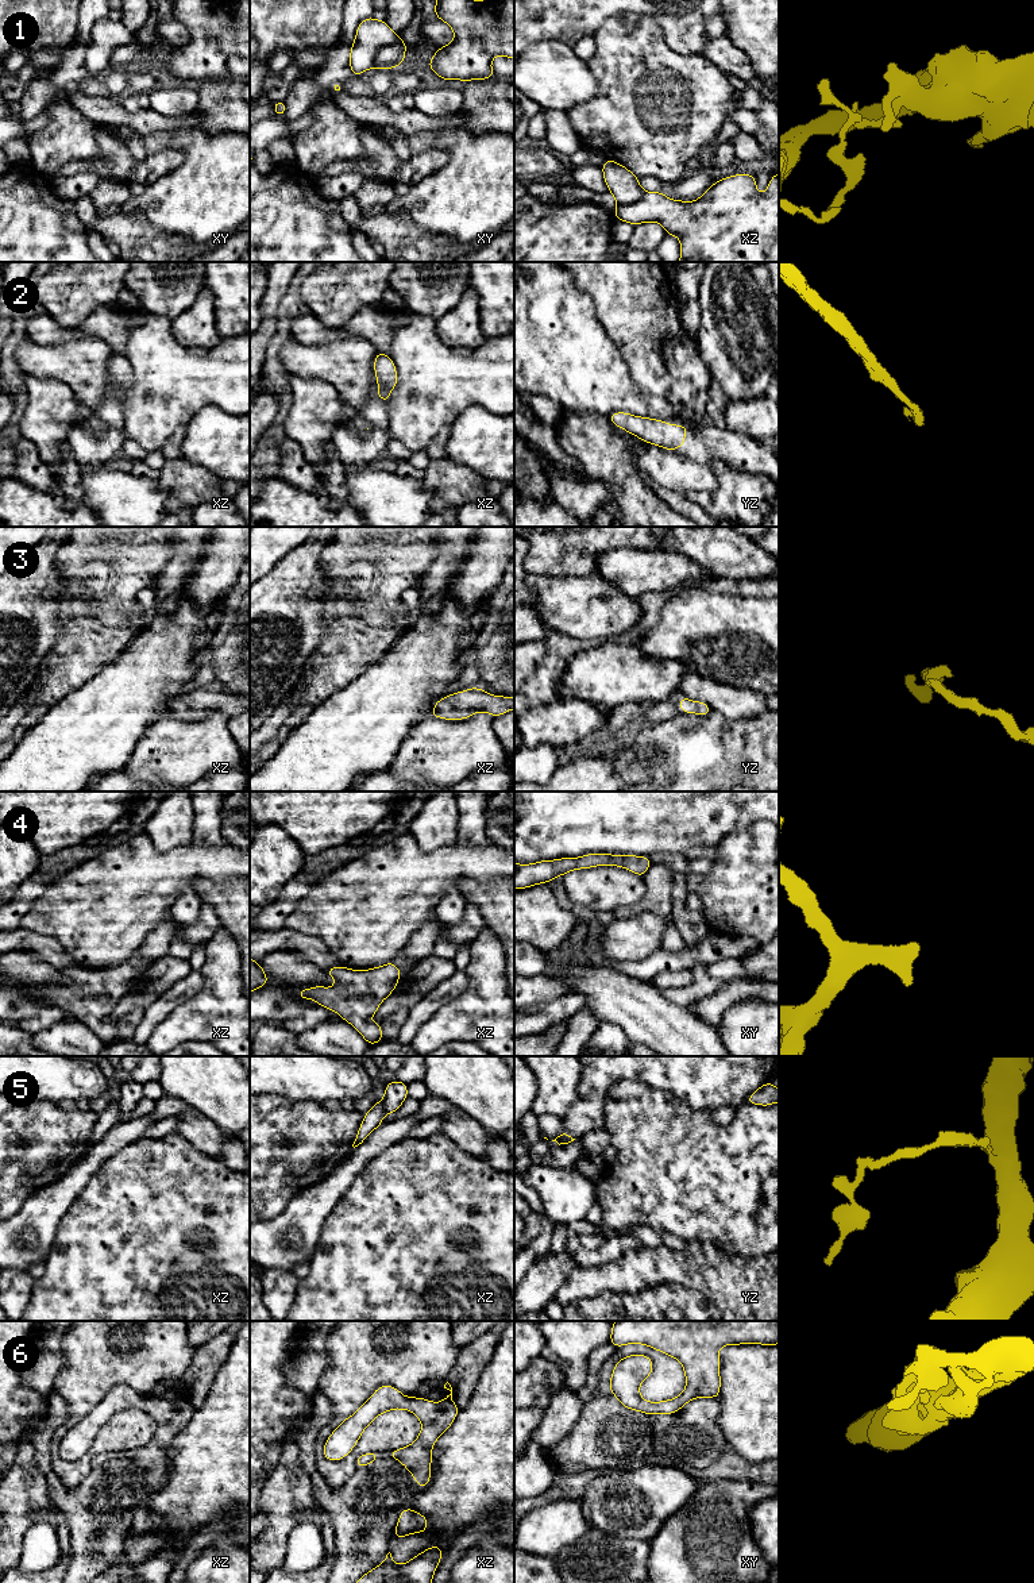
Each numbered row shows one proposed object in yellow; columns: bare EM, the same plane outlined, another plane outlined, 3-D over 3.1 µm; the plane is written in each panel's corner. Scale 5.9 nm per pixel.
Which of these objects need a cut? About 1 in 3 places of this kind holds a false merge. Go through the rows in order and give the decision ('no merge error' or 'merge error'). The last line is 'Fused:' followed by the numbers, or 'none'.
1: merge error
2: no merge error
3: no merge error
4: no merge error
5: merge error
6: no merge error
Fused: 1, 5

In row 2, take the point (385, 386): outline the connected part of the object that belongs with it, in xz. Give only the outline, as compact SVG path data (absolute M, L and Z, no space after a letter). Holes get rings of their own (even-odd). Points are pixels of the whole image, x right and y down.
M378 353L374 358L374 373L378 382L377 396L387 404L390 392L397 386L397 367L389 354Z

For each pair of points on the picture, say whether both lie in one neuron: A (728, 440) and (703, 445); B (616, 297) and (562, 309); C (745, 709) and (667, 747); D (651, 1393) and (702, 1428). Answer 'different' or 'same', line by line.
A: same
B: different
C: different
D: different

